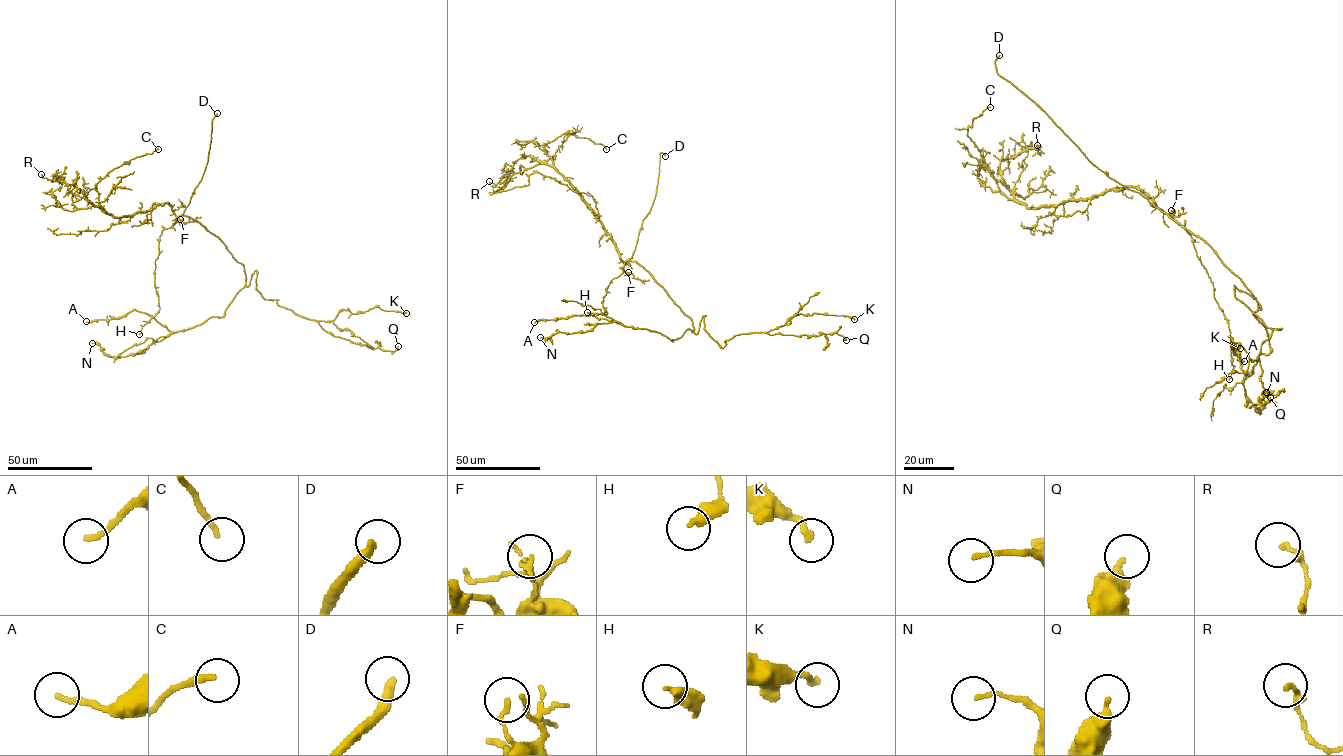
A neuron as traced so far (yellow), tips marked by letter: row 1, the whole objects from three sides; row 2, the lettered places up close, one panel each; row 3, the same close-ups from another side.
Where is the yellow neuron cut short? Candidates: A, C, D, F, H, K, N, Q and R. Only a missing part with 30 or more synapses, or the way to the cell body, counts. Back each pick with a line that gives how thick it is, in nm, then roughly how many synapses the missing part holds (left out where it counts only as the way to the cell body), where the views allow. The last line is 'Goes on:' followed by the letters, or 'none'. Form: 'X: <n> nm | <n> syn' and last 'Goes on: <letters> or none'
D: 320 nm
Goes on: D

